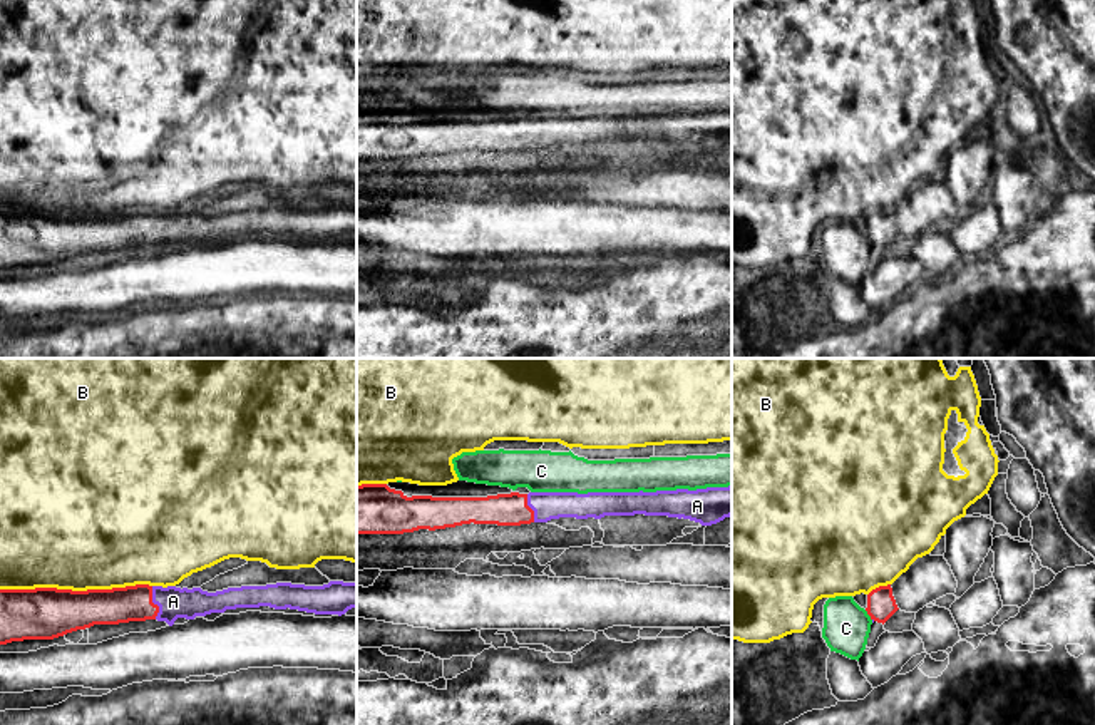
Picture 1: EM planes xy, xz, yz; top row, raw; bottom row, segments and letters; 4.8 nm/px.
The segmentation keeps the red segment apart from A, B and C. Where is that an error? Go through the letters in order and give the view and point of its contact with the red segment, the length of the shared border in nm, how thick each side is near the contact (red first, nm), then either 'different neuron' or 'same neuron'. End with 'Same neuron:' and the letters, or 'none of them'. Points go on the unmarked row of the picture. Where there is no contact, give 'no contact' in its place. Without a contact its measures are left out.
A: xy (153, 228) | 160 nm | 180/150 nm | same neuron
B: xy (76, 216) | 750 nm | 260/480 nm | different neuron
C: yz (868, 238) | 70 nm | 140/220 nm | different neuron
Same neuron: A

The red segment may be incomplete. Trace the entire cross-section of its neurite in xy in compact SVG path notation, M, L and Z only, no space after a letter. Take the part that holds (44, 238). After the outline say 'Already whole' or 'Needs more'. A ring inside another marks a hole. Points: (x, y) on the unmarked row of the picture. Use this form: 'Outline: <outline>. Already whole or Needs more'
Outline: M330 206L323 211L276 208L216 218L149 209L87 216L0 214L0 270L54 265L94 249L157 244L172 251L177 243L194 244L226 234L260 231L342 241L357 233L357 206Z. Needs more

